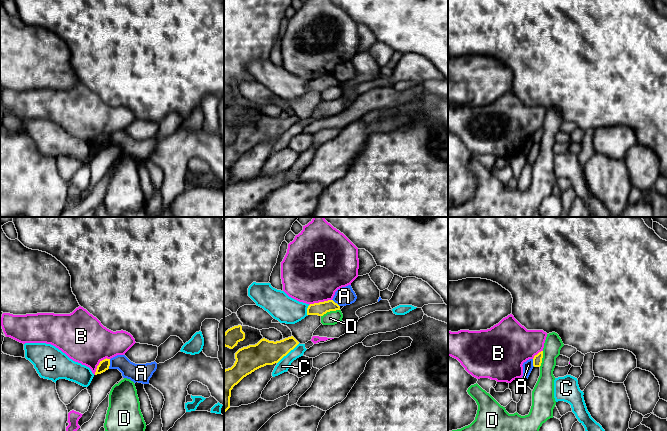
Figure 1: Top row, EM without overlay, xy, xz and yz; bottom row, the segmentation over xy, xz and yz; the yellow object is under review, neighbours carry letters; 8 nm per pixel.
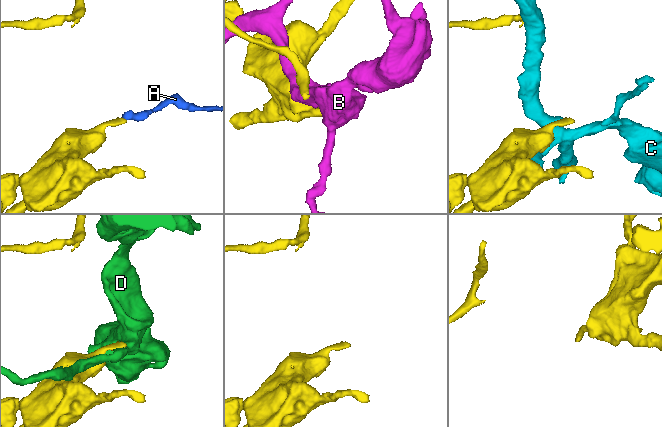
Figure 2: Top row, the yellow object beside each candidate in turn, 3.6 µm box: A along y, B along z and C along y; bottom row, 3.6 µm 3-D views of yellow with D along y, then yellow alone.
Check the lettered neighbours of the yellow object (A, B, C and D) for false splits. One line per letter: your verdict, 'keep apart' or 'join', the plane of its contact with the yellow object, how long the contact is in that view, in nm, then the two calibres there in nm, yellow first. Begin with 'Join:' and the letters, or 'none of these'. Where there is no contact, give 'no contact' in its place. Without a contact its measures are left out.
Join: none of these
A: keep apart | xy | 80 nm | 80/140 nm
B: keep apart | xy | 180 nm | 80/380 nm
C: keep apart | xz | 240 nm | 200/100 nm
D: keep apart | xz | 160 nm | 110/110 nm

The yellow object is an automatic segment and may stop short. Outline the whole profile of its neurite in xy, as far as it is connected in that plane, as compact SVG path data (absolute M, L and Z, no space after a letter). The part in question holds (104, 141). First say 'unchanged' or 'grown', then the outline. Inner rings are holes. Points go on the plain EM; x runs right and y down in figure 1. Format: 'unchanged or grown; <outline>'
unchanged; M106 134L106 135L100 137L99 141L97 142L95 151L105 148L106 146L109 145L109 142L110 142L110 135Z

